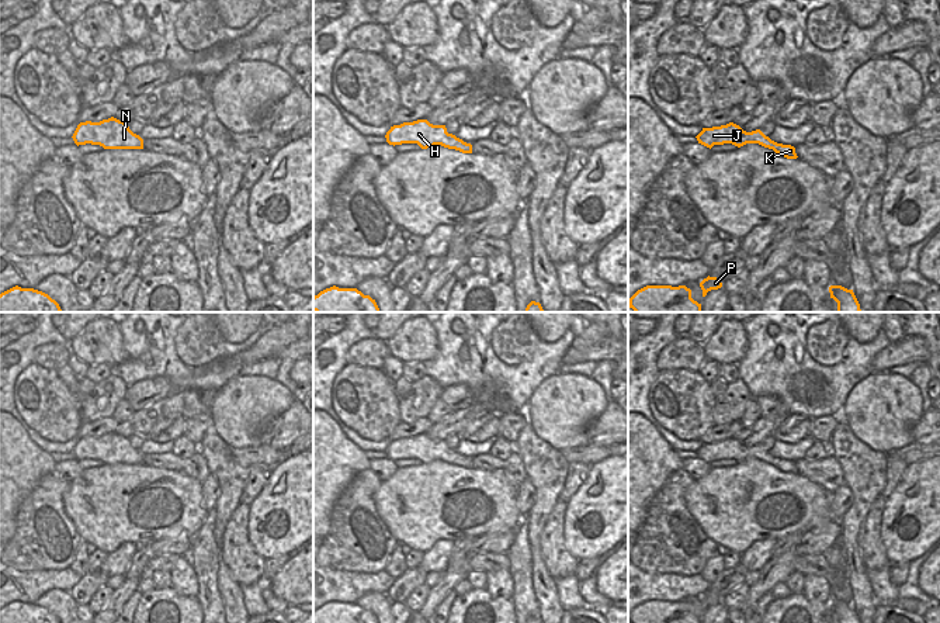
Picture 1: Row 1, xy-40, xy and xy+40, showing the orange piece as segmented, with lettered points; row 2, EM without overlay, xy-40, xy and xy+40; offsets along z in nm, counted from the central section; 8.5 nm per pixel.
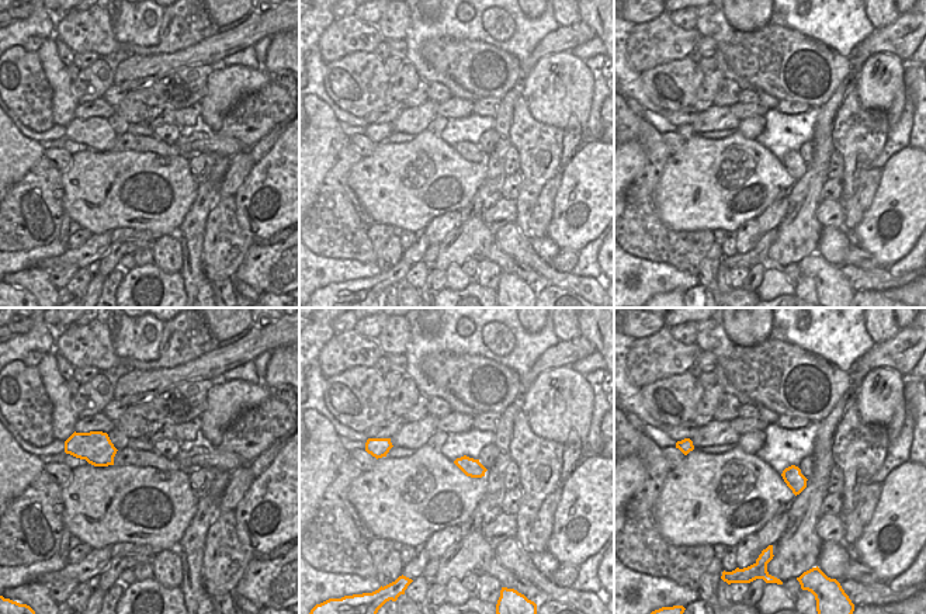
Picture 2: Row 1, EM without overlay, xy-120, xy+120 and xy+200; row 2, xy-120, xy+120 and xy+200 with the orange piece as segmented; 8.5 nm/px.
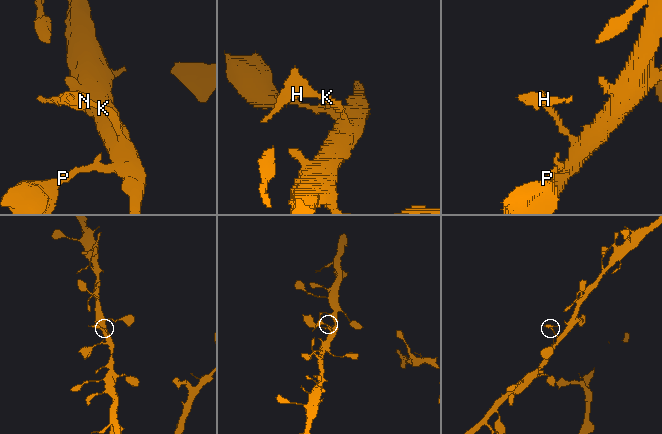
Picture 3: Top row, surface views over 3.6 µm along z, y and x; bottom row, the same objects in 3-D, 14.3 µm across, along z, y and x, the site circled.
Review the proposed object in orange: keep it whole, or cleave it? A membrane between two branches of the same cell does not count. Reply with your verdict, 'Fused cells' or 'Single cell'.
Fused cells

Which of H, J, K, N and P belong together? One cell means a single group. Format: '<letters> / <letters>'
H J N / K P

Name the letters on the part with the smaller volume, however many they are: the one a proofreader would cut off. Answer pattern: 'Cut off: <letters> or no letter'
Cut off: H, J, N

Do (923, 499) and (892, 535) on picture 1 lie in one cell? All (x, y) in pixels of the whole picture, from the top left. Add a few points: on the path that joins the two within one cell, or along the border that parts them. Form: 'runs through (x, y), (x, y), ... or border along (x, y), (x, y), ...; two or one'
runs through (922, 515), (921, 533), (908, 542); one

